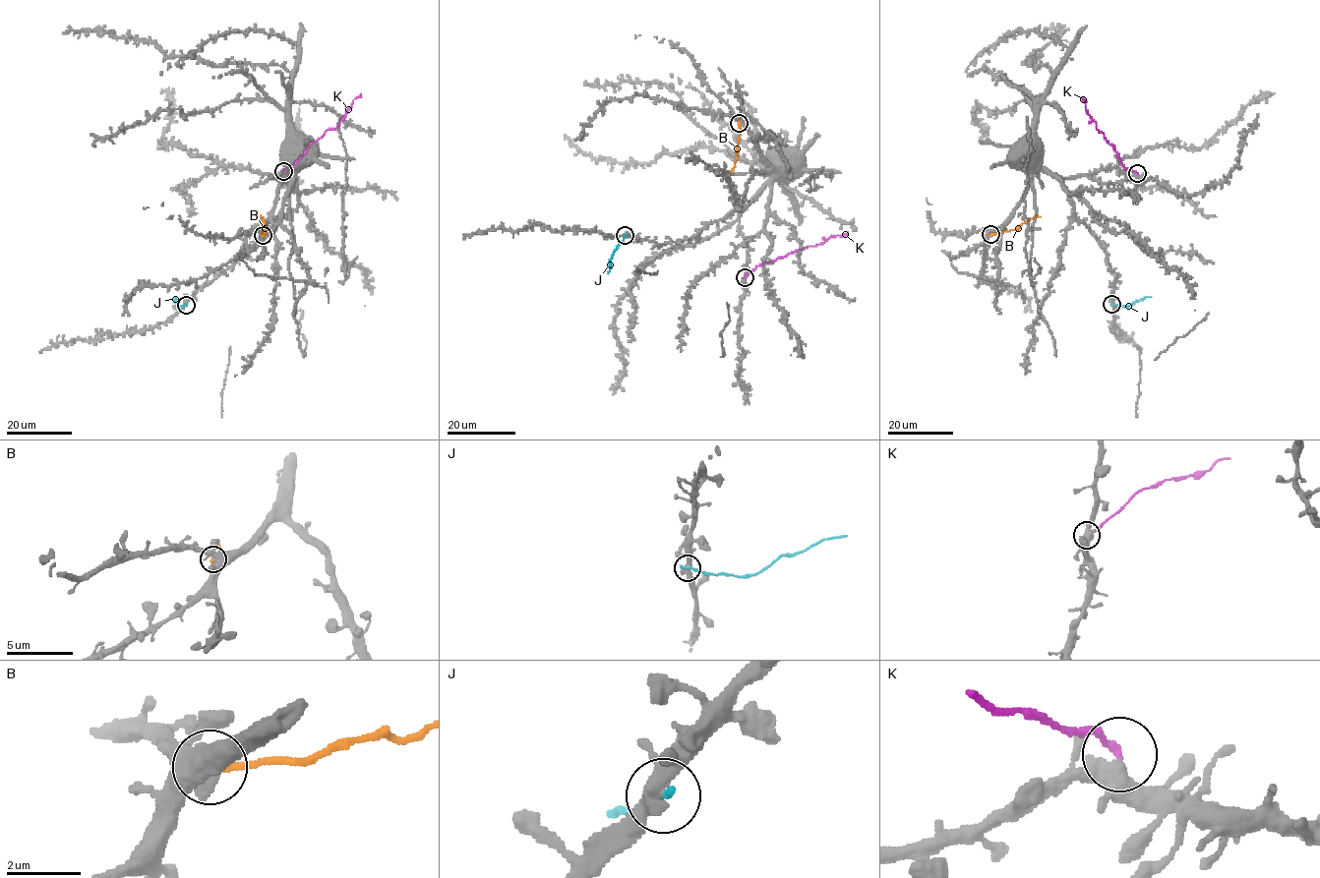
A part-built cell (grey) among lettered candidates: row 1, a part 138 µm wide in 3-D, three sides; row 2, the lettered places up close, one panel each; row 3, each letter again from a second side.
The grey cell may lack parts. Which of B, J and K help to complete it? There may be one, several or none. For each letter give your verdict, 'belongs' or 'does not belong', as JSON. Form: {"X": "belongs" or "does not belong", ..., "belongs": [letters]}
{"B": "does not belong", "J": "does not belong", "K": "does not belong", "belongs": []}

